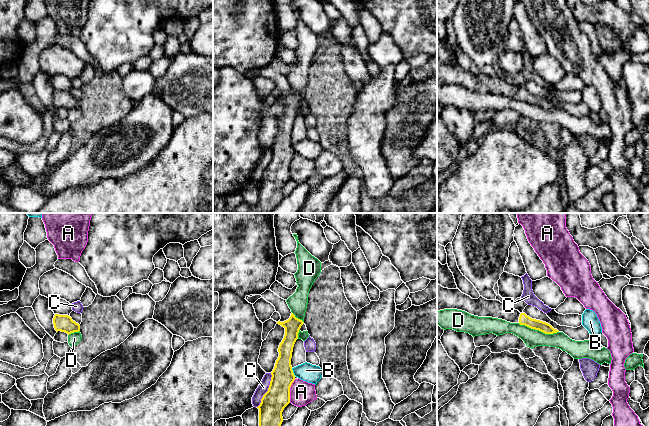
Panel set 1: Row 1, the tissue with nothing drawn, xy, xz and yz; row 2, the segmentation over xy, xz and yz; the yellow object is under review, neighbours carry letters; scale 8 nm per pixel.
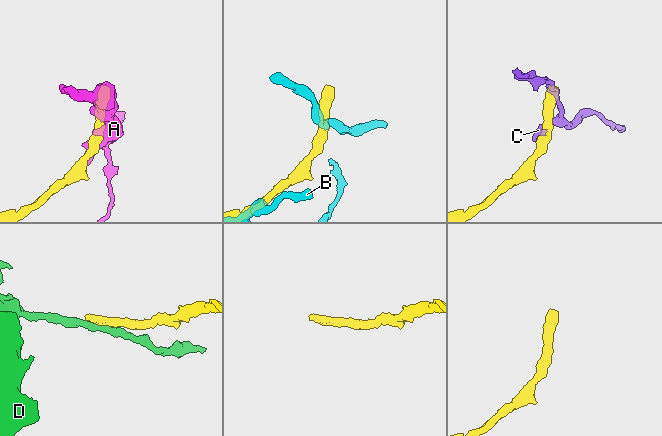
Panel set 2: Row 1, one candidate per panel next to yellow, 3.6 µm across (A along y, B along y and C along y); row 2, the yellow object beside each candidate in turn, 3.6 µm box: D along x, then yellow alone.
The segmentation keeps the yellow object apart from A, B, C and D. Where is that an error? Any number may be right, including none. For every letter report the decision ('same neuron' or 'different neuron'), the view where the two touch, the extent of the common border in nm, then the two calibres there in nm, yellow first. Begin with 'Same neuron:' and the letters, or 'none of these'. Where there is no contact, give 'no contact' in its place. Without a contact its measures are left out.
Same neuron: none of these
A: different neuron; contact in xz; length 200 nm; calibres 200 and 190 nm
B: different neuron; contact in xz; length 70 nm; calibres 200 and 150 nm
C: different neuron; contact in xz; length 300 nm; calibres 200 and 80 nm
D: different neuron; contact in yz; length 340 nm; calibres 90 and 150 nm

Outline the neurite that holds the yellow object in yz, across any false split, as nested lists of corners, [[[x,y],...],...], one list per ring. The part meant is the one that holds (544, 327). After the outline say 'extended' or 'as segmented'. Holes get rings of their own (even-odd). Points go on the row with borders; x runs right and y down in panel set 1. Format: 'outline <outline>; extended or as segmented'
outline [[[437,284],[437,311],[444,309],[457,309],[478,317],[492,317],[510,323],[519,323],[545,334],[559,332],[550,324],[532,319],[525,313],[520,313],[498,300],[487,300],[482,296],[478,299],[472,299],[459,289],[448,289]]]; extended

